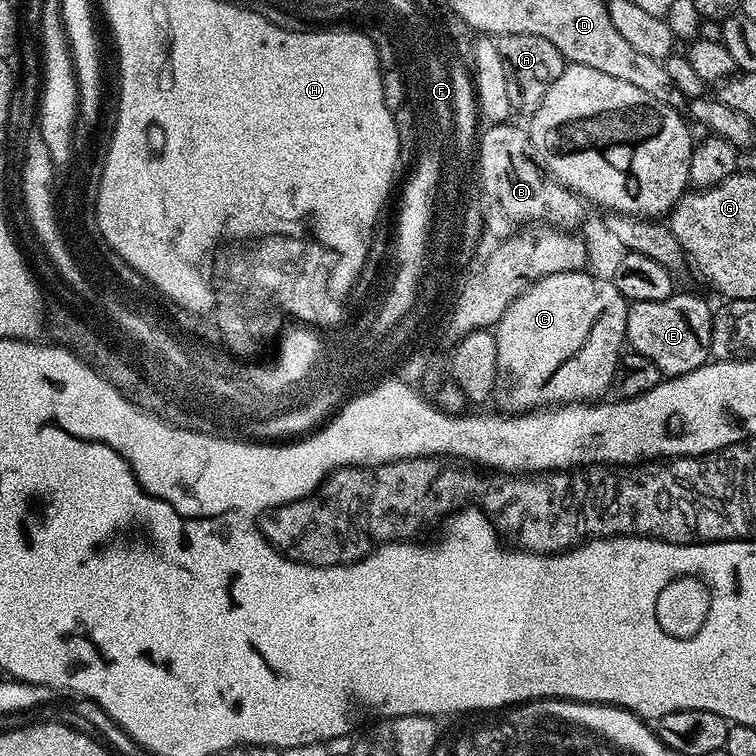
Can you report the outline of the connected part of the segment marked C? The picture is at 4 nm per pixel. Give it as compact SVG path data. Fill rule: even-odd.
M588 270L550 274L528 285L497 322L494 335L498 342L498 374L494 404L508 414L535 412L538 408L561 402L596 402L604 388L611 389L616 366L626 348L626 322L629 301L611 279L591 276Z

